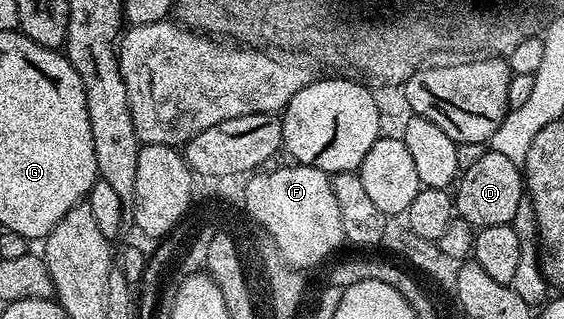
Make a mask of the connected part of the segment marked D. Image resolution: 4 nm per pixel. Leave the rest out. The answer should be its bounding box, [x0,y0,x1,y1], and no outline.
[454,152,526,229]

